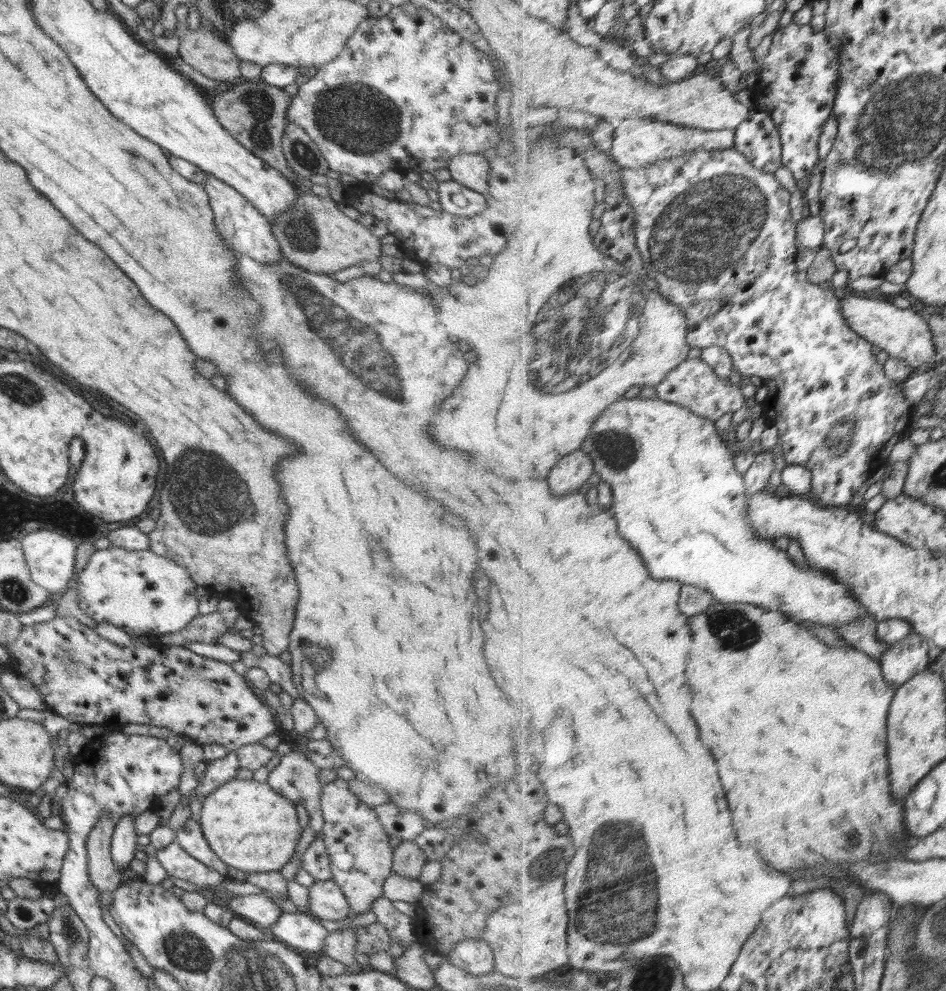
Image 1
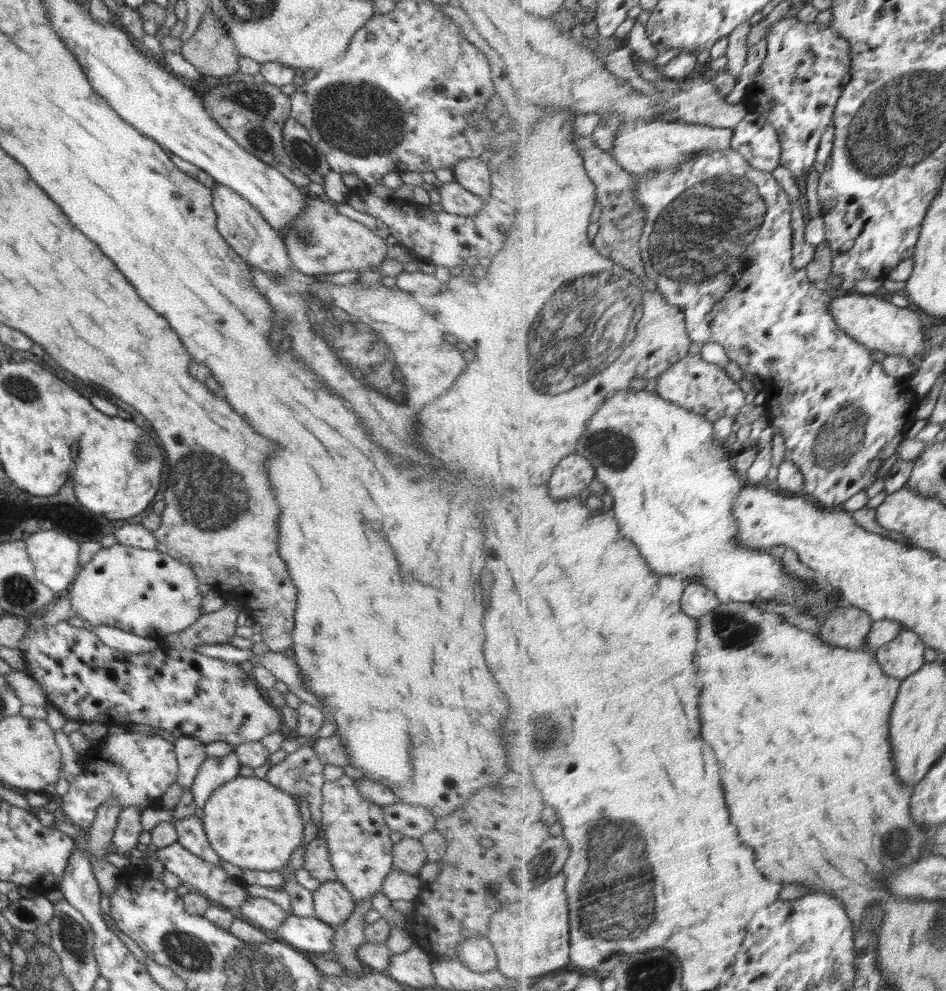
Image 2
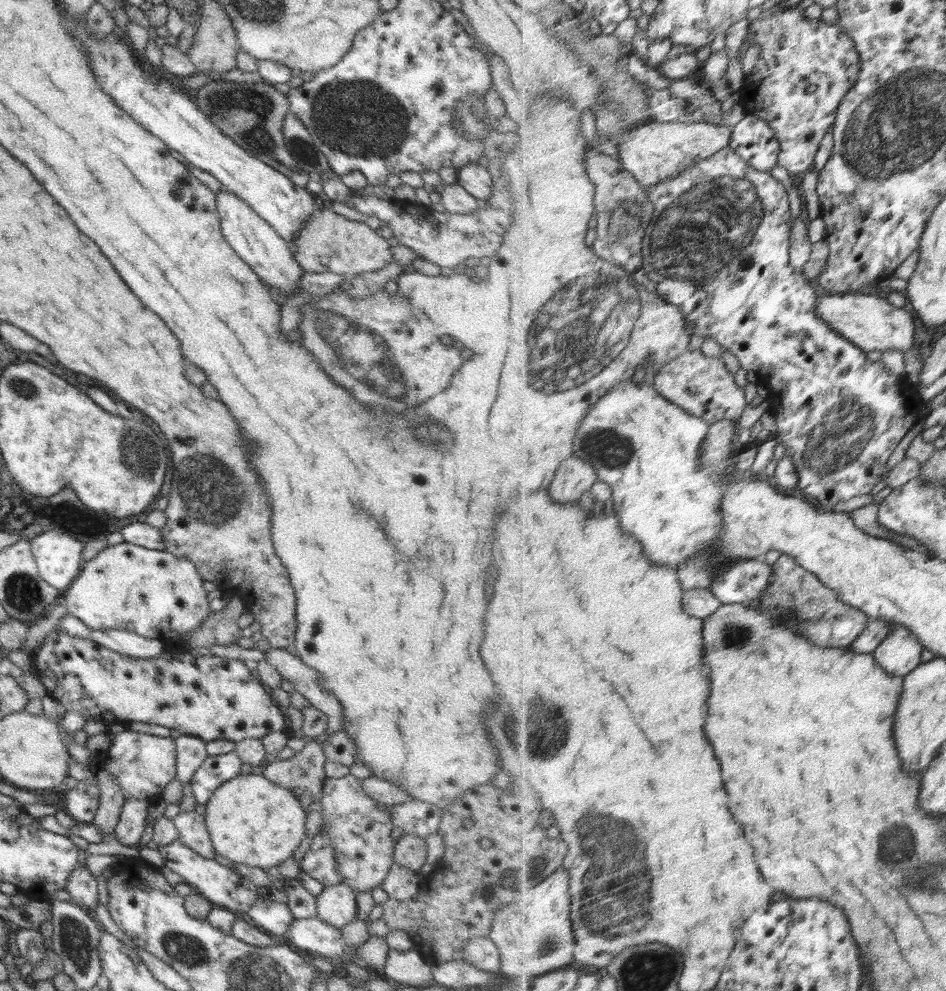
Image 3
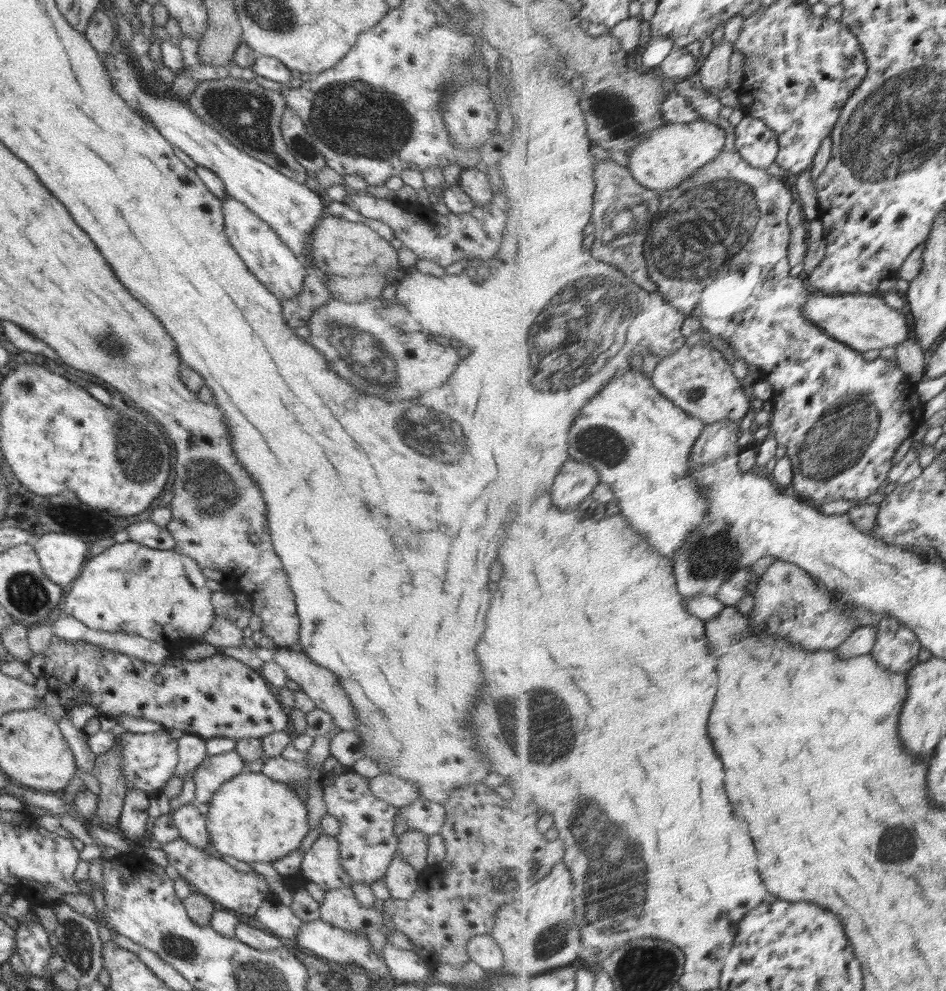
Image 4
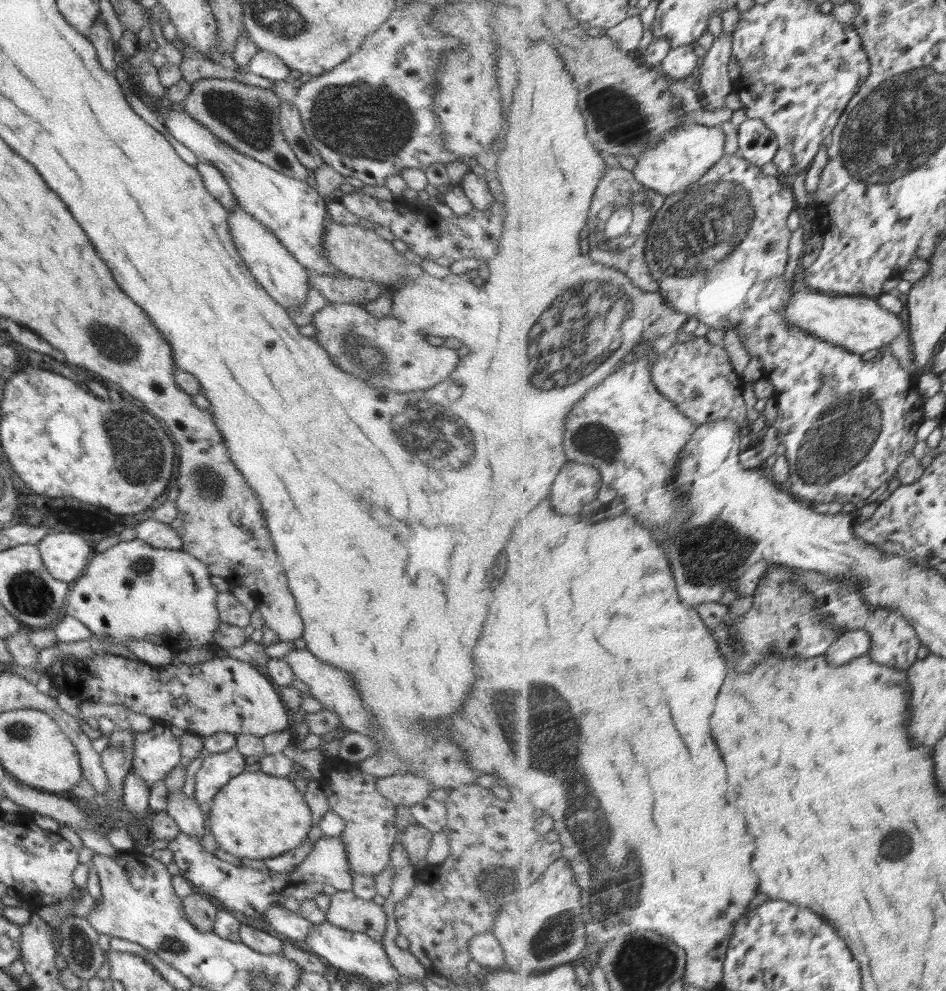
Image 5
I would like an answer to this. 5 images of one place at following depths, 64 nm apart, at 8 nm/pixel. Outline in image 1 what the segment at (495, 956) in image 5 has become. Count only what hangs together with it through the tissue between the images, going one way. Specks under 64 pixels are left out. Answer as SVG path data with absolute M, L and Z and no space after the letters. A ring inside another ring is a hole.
M484 939L461 940L445 956L454 966L468 974L483 975L495 970L493 952Z

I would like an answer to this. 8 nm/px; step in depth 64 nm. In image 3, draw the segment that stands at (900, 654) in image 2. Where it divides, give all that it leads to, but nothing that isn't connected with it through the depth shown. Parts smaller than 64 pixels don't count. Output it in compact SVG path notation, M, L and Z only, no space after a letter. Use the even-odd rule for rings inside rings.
M896 623L889 637L881 642L873 653L891 675L907 677L913 670L919 668L922 656L927 647L920 640L919 635L900 623Z

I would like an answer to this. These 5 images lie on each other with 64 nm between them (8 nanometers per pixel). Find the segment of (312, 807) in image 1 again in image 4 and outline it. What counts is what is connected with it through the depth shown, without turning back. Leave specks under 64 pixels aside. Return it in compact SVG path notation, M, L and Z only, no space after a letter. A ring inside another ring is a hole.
M316 737L312 742L312 747L307 750L310 753L310 758L306 762L296 762L286 760L282 755L275 757L264 758L261 773L268 776L272 780L288 783L290 786L295 787L298 784L304 784L308 780L310 784L318 784L318 780L323 769L324 760L331 756L328 747L330 737Z

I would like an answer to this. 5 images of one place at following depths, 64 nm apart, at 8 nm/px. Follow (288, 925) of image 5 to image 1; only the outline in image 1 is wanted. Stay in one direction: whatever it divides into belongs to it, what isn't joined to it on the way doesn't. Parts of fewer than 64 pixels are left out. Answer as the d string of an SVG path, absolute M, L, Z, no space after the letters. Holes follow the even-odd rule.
M264 893L229 897L227 903L238 917L244 918L265 931L276 924L282 913L281 908Z

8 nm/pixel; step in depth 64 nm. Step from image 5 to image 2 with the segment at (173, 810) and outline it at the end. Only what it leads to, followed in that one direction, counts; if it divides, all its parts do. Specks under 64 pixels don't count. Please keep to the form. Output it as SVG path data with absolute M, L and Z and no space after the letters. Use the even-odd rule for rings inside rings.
M195 814L176 820L173 824L177 830L177 842L186 850L195 854L198 858L203 858L213 865L220 865L220 857L210 846L207 834L205 833L203 822Z

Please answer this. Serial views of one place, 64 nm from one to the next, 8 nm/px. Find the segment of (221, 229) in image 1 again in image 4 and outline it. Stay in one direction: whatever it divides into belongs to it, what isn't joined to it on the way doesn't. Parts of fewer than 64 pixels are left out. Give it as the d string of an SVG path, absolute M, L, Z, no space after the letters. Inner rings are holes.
M225 196L222 204L224 232L230 246L240 255L248 270L279 300L280 298L281 300L296 298L303 289L307 267L296 258L296 255L292 254L292 251L284 245L284 242L264 220L240 201L231 196Z

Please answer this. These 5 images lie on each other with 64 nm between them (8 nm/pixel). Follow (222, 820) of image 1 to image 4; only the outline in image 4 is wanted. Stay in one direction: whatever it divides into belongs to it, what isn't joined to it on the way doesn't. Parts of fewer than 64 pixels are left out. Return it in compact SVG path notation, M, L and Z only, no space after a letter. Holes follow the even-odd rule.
M240 773L219 786L209 800L207 829L216 850L242 862L272 862L300 848L310 827L305 802L298 797L294 787L278 782L260 773Z

